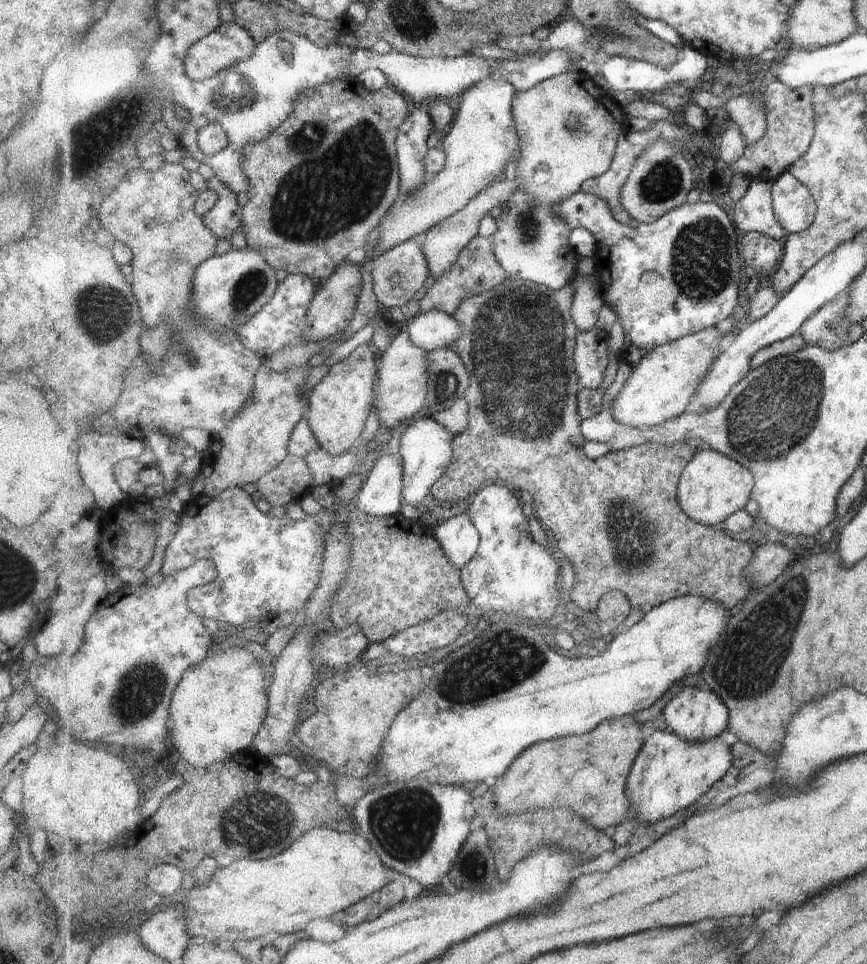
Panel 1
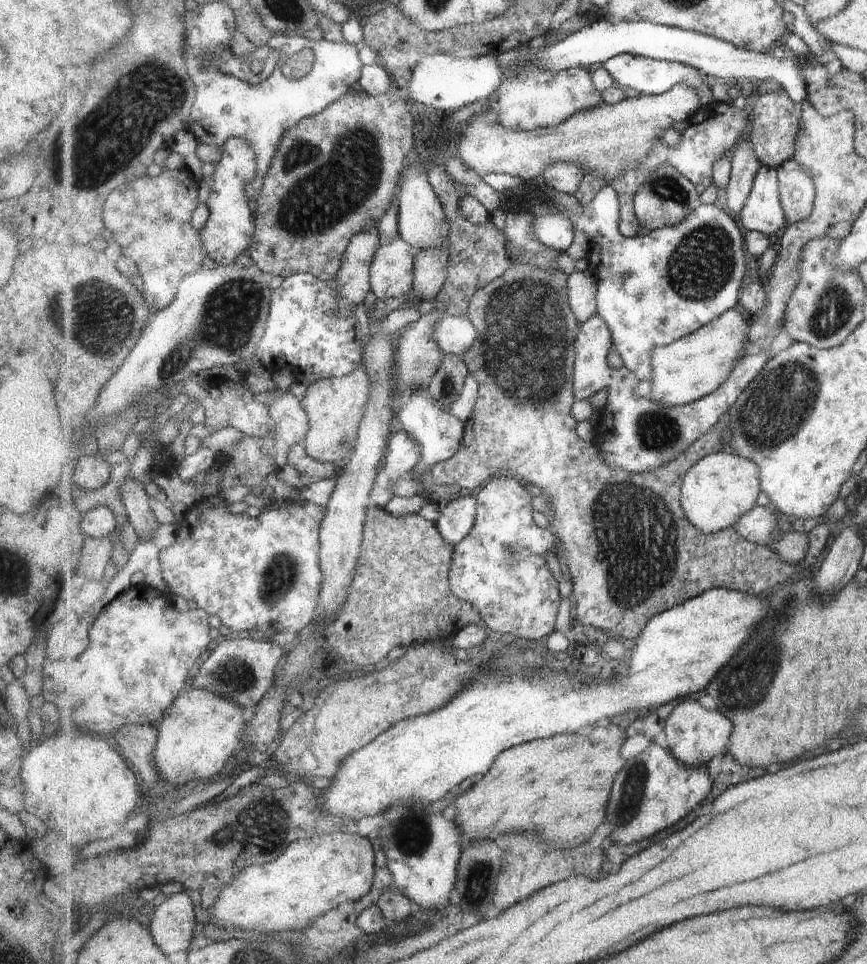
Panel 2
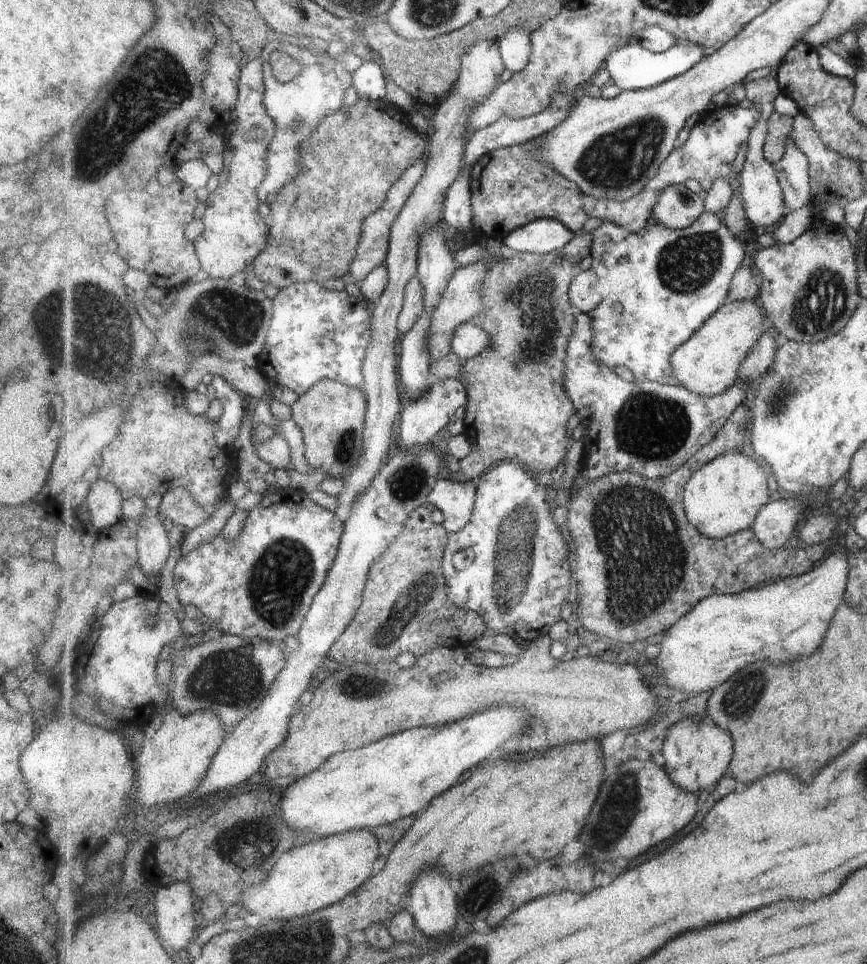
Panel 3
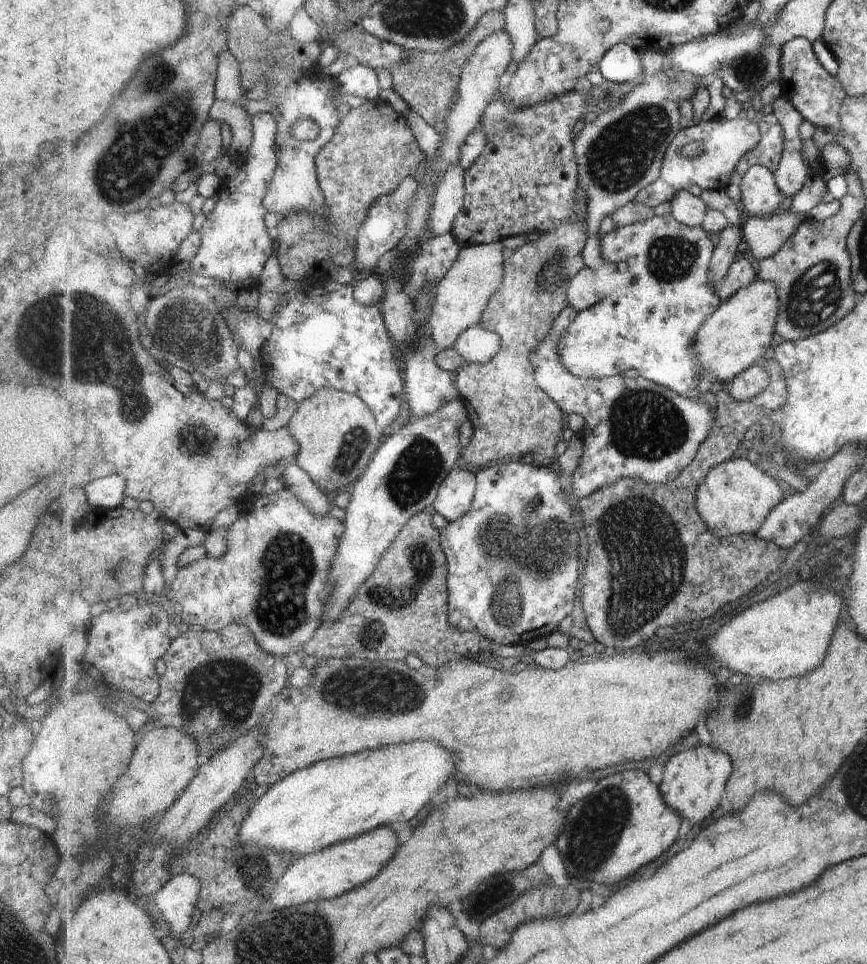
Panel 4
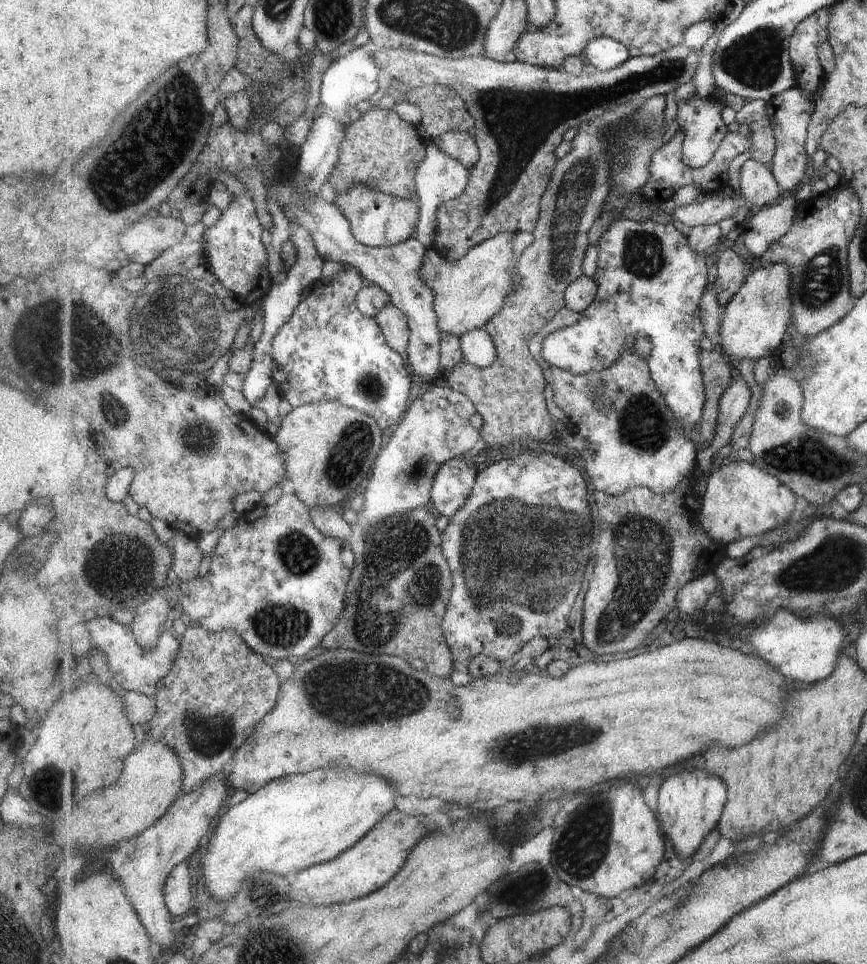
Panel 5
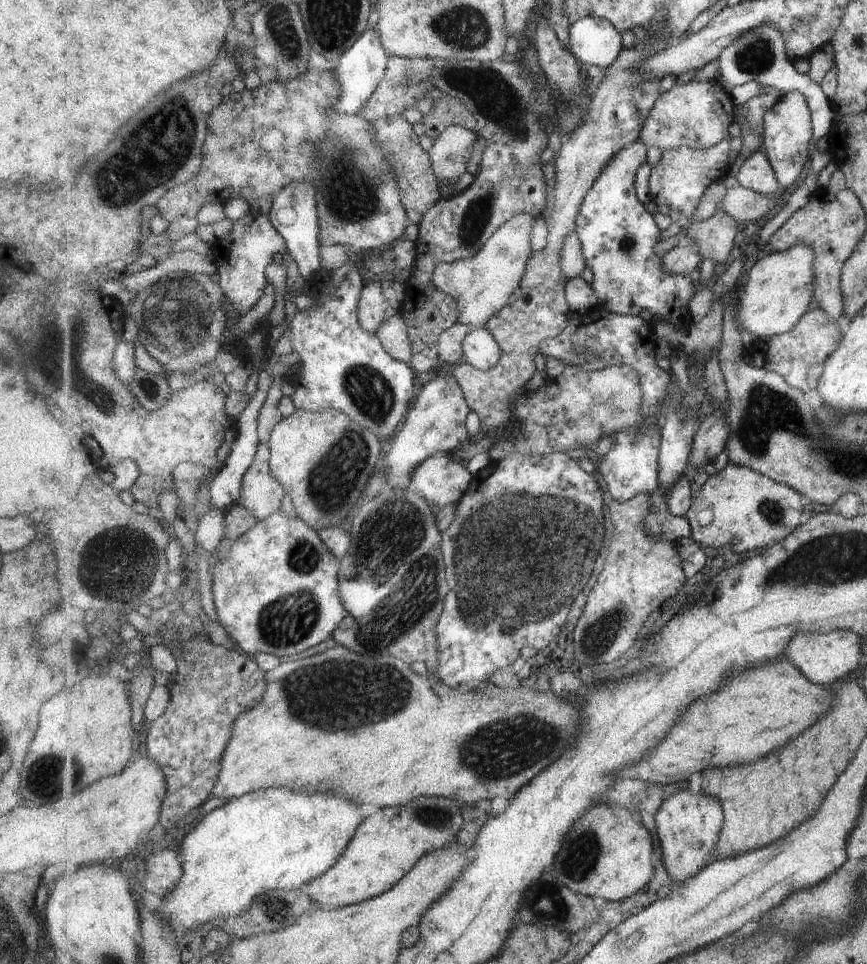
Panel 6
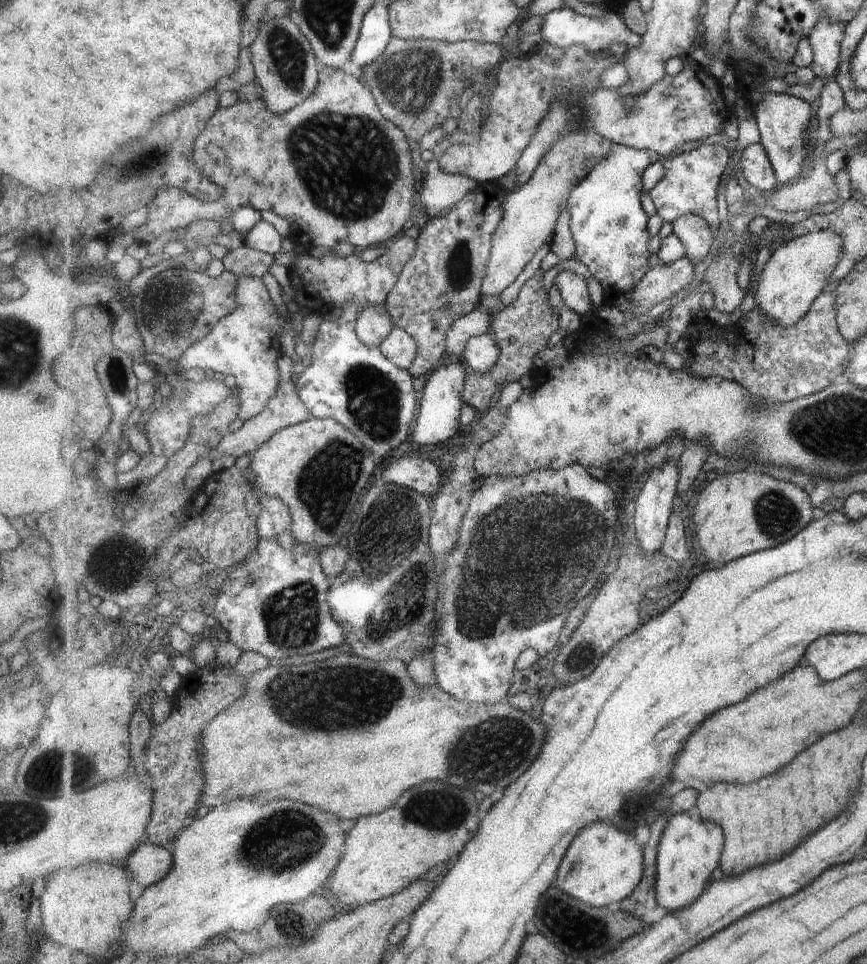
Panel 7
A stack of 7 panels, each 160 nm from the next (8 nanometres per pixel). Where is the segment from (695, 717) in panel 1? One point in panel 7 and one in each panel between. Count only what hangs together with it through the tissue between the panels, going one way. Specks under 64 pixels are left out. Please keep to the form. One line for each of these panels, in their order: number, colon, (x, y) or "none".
2: (695, 734)
3: (697, 756)
4: (695, 780)
5: (690, 802)
6: (689, 826)
7: (689, 852)

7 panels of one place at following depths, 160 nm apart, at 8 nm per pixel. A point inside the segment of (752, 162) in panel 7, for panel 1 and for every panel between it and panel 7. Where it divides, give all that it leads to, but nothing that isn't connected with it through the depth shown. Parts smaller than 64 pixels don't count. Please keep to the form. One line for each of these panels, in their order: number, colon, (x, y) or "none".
1: (754, 212)
2: (763, 212)
3: (764, 202)
4: (761, 196)
5: (759, 187)
6: (757, 173)

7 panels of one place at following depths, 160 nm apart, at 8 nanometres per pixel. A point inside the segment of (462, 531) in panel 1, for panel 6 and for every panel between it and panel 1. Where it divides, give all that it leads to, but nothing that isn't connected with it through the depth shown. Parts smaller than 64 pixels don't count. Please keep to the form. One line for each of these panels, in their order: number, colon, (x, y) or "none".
2: (458, 517)
3: (456, 499)
4: (455, 498)
5: (455, 483)
6: (443, 482)

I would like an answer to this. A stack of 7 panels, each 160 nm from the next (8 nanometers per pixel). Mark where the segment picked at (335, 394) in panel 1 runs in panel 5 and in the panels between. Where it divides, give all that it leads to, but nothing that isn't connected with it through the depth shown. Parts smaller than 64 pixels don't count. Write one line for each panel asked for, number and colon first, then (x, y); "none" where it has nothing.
2: (336, 407)
3: (331, 415)
4: (338, 434)
5: (326, 444)

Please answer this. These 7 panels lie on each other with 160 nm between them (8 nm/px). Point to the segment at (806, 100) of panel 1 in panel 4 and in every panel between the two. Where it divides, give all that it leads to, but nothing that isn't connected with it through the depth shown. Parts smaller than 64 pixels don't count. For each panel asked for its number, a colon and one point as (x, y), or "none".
2: (777, 120)
3: (780, 128)
4: (769, 151)

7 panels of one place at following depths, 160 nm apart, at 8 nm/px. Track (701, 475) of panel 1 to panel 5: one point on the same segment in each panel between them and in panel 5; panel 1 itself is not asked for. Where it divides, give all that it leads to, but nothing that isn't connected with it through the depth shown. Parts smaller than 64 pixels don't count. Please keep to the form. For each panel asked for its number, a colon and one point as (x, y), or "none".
2: (719, 489)
3: (726, 496)
4: (736, 497)
5: (741, 500)

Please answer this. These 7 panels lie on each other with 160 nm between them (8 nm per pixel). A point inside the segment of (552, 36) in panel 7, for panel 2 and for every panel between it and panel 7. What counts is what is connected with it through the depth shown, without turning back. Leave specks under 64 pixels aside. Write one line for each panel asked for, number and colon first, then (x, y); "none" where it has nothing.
2: (649, 76)
3: (631, 66)
4: (622, 63)
5: (603, 53)
6: (594, 40)

